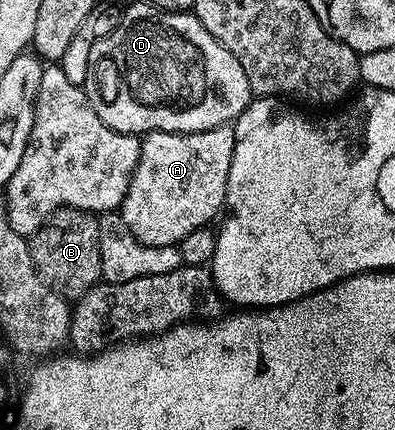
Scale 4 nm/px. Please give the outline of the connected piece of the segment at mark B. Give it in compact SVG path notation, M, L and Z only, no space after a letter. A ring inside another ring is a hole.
M62 208L52 219L38 228L29 242L29 251L38 274L49 283L51 289L60 293L66 300L76 300L84 296L88 290L102 281L99 264L99 228L97 218L88 210L70 210Z

